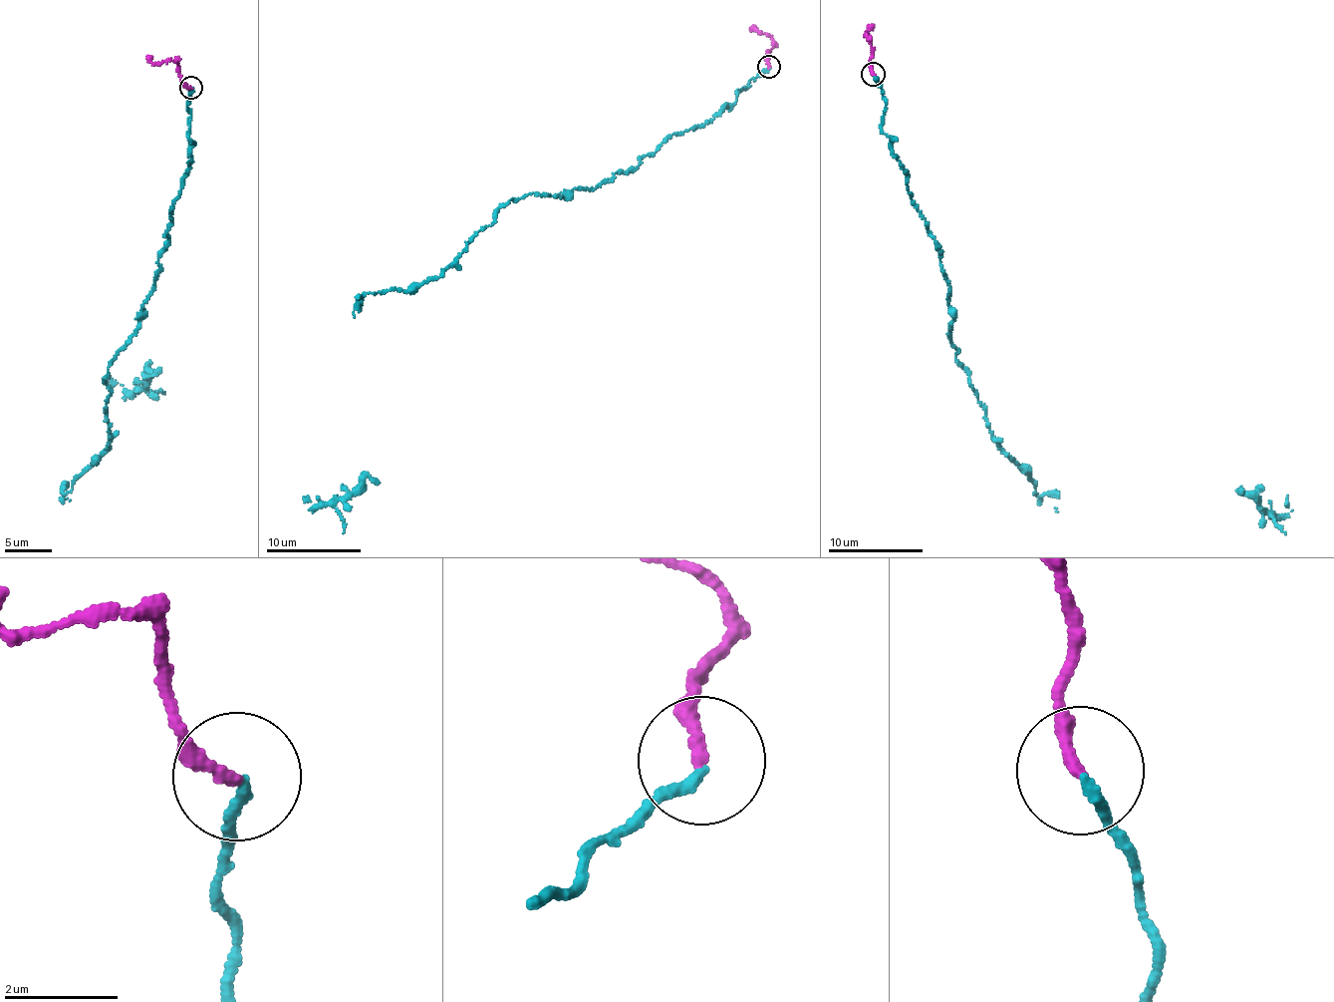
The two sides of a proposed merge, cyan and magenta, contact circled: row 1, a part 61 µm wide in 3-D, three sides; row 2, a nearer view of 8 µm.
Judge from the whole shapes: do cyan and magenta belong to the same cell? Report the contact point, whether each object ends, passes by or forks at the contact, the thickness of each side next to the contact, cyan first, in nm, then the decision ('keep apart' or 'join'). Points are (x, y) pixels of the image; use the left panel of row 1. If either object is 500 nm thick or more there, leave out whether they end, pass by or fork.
at (190, 88); cyan ends there; magenta ends there; 170 nm thick on the cyan side, 240 nm on the other; join

